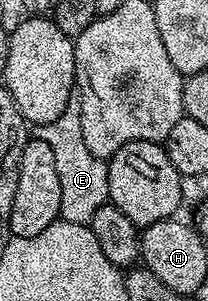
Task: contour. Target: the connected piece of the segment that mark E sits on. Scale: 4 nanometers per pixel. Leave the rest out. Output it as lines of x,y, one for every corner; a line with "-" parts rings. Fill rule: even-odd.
74,90
70,94
69,103
58,119
48,125
35,126
32,132
35,137
46,140
46,144
53,149
54,168
57,169
61,185
59,219
66,223
89,225
98,208
109,201
109,176
107,163
94,157
83,139
79,91

